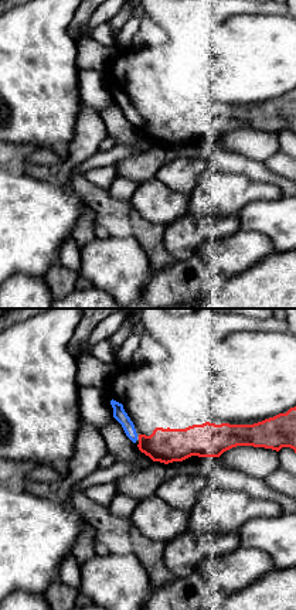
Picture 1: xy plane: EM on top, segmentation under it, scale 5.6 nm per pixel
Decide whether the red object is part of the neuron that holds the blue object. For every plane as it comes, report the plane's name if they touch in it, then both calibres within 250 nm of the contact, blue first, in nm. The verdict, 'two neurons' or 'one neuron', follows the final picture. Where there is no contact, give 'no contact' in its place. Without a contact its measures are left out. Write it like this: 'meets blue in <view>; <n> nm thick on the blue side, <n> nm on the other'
no contact

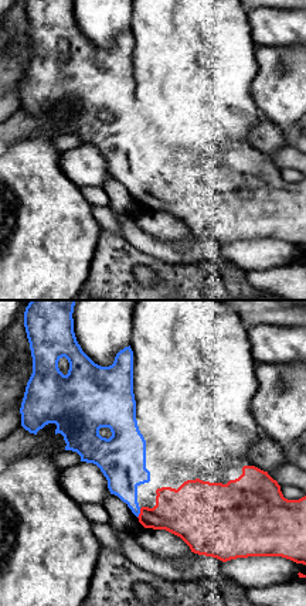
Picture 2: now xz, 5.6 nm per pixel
meets blue in xz; 220 nm thick on the blue side, 260 nm on the other

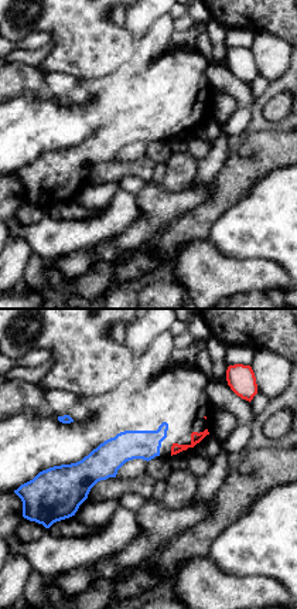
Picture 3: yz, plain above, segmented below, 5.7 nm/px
no contact

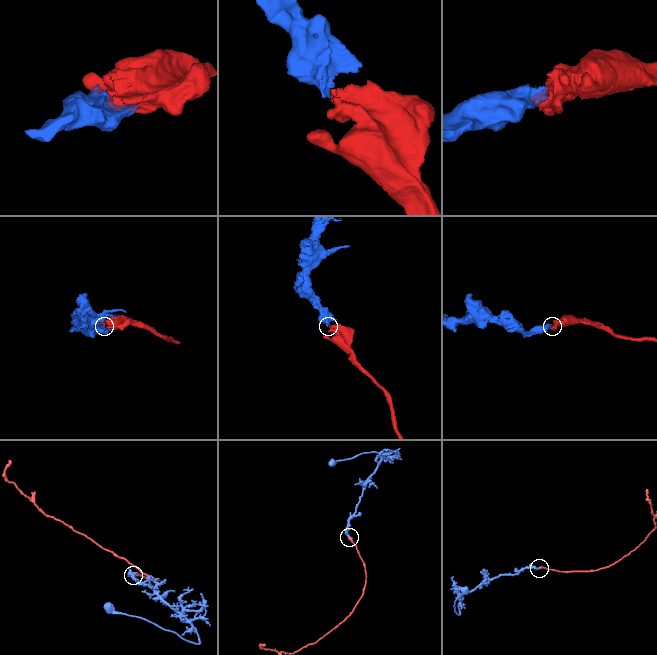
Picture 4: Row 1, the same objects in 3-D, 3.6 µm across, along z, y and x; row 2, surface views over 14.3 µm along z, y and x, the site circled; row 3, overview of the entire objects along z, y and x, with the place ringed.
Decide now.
one neuron

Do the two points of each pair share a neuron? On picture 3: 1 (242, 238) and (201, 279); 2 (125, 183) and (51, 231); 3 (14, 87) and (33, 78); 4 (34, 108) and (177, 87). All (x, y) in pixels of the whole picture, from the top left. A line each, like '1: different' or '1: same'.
1: different
2: different
3: same
4: same

